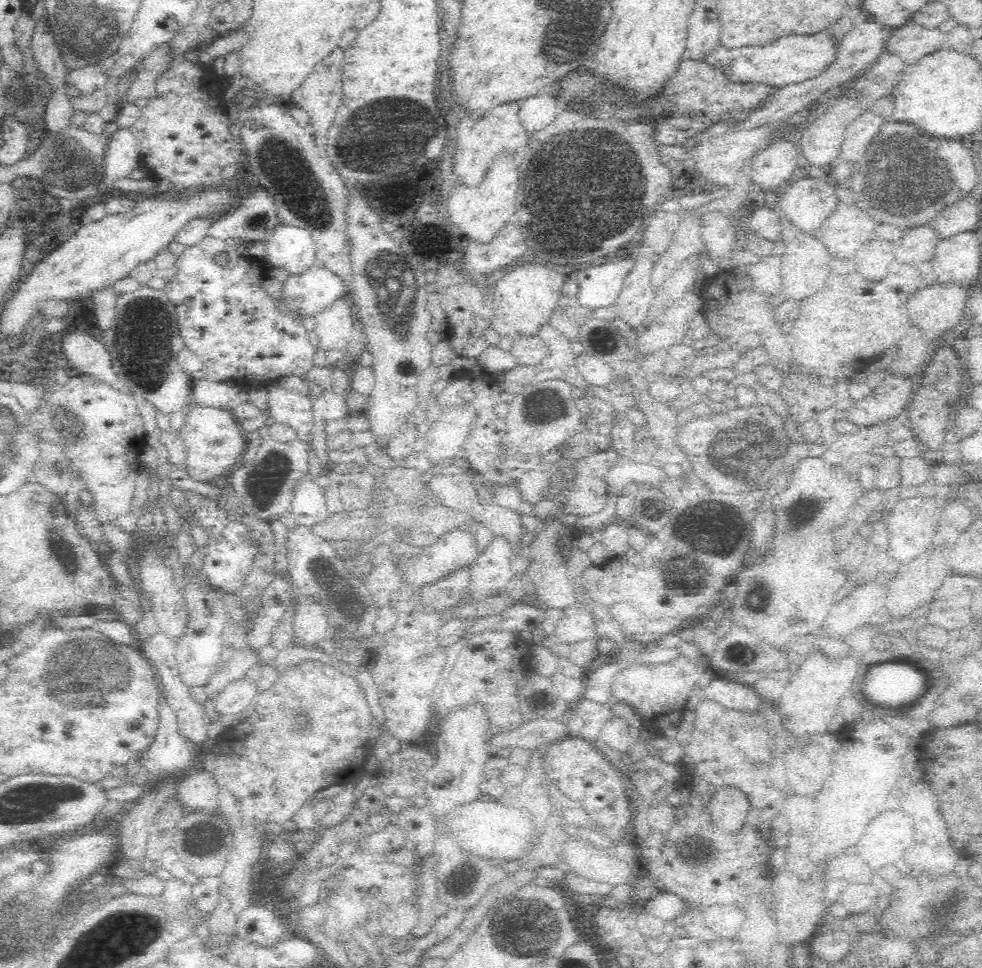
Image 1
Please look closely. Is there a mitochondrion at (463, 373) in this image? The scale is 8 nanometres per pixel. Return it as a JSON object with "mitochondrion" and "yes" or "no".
{"mitochondrion":"no"}

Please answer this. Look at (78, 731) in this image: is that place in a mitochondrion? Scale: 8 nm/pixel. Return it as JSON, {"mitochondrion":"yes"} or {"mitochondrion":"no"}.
{"mitochondrion":"no"}

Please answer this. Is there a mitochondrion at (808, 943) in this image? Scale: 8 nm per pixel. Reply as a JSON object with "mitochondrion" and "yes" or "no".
{"mitochondrion":"no"}

